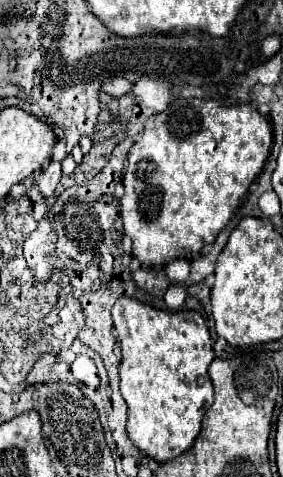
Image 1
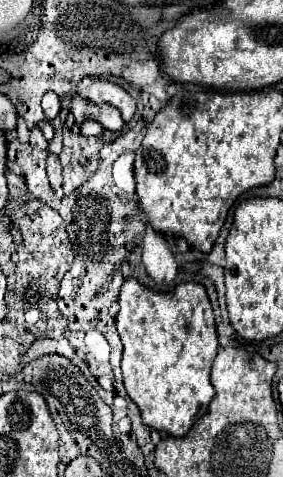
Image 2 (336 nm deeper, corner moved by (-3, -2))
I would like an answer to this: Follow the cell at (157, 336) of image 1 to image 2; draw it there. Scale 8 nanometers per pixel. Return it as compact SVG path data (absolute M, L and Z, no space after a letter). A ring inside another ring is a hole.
M131 278L119 292L117 326L123 342L123 384L129 398L139 406L143 424L167 436L185 436L215 396L209 370L219 340L205 288L187 282L171 292L153 292Z

